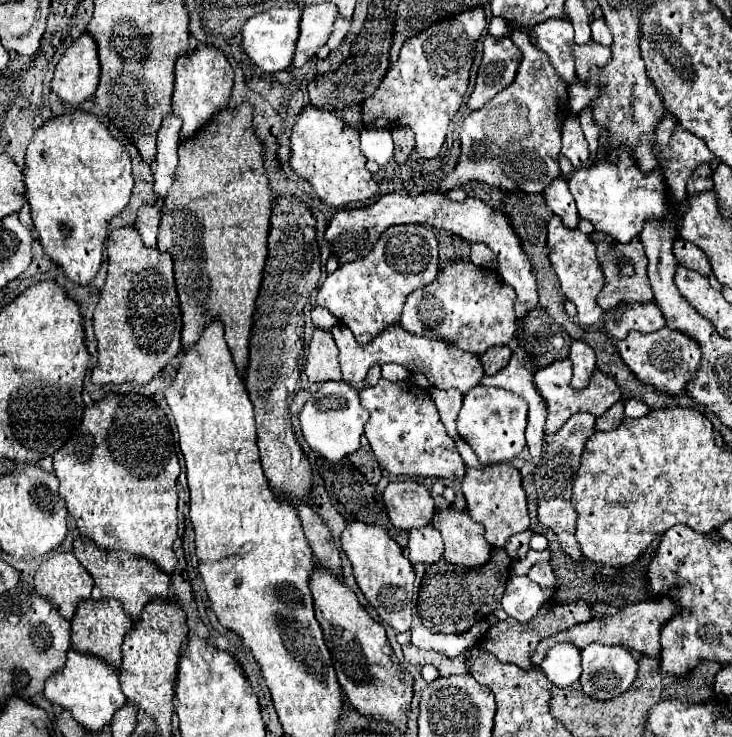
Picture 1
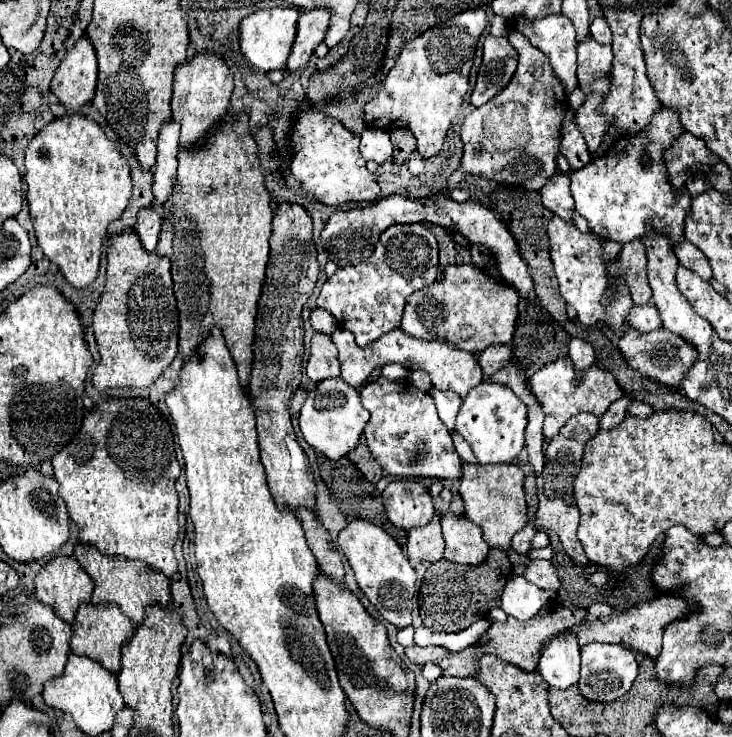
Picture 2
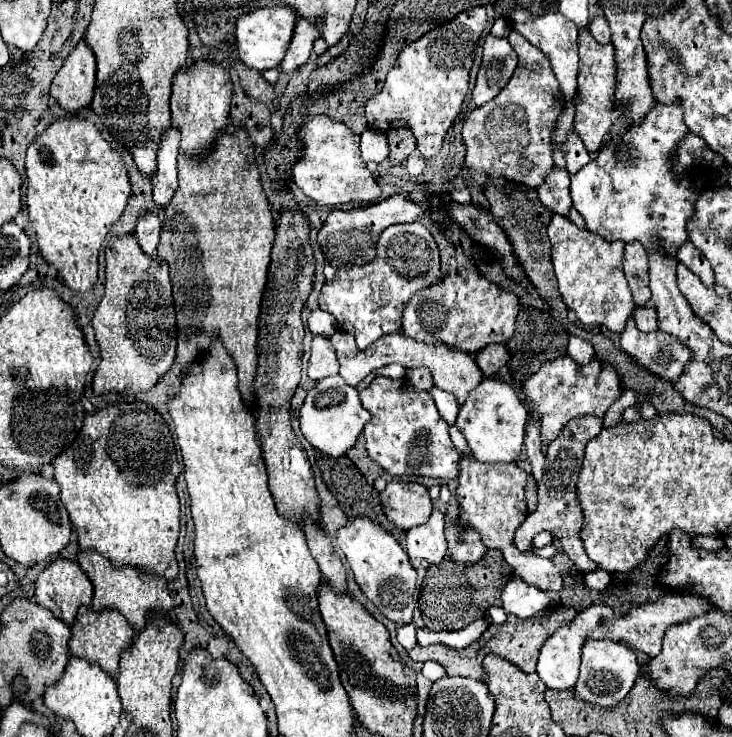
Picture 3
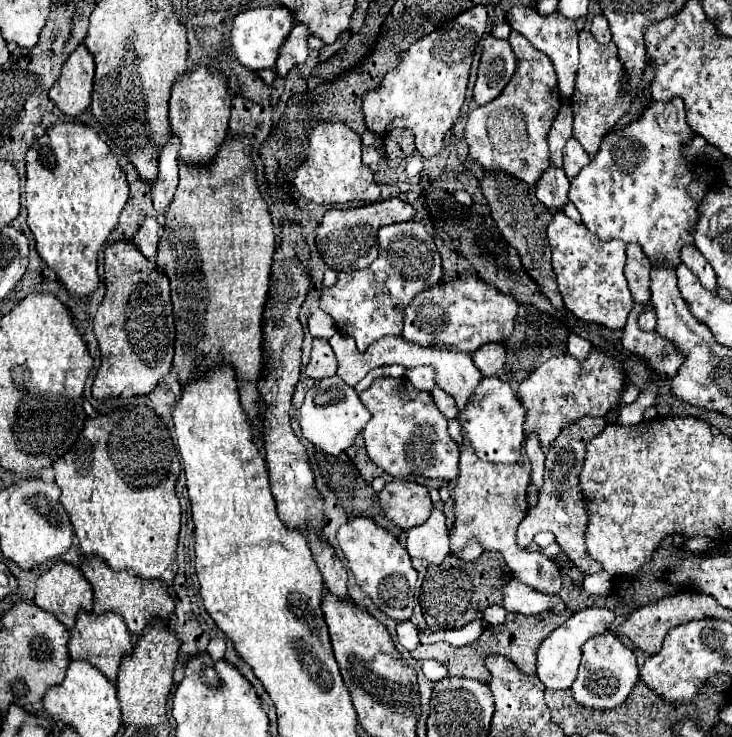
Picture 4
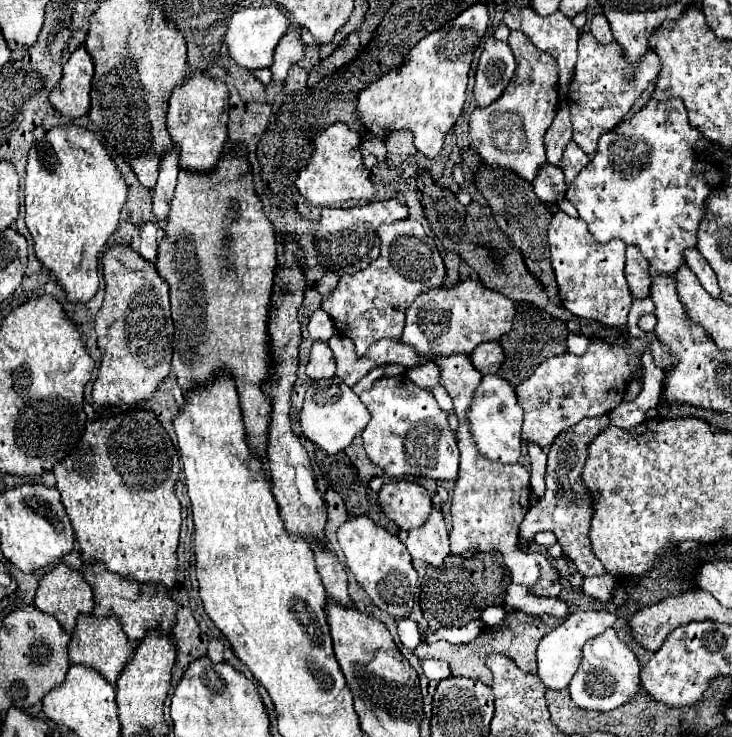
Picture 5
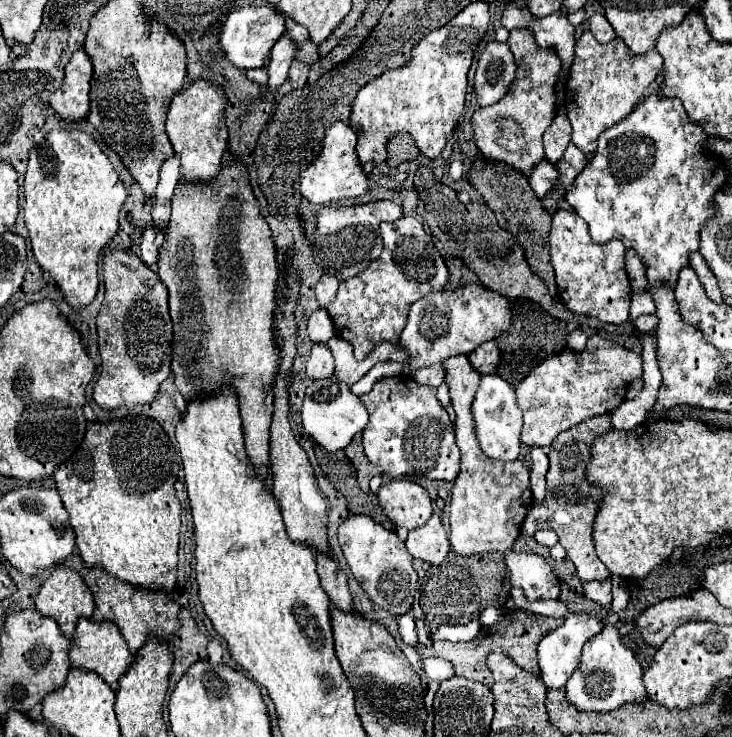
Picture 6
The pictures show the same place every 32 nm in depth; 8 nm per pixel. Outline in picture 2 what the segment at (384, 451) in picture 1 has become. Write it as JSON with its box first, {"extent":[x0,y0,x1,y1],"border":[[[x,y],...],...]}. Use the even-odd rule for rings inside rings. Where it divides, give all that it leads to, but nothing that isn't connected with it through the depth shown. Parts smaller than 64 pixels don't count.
{"extent":[360,378,462,478],"border":[[[378,378],[360,390],[362,406],[370,412],[364,436],[376,462],[390,476],[414,478],[460,478],[462,460],[452,444],[452,436],[438,418],[434,400],[428,392],[418,390],[410,380],[392,382]]]}

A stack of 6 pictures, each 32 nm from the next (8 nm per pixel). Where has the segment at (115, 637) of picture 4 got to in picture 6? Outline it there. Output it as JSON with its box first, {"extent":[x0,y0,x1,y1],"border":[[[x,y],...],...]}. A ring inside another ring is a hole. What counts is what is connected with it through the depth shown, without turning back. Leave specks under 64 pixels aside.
{"extent":[70,618,132,690],"border":[[[80,618],[70,642],[70,664],[74,668],[86,668],[102,676],[112,690],[118,688],[118,678],[126,672],[128,664],[132,664],[132,652],[120,634],[118,626],[114,622],[96,622],[94,618]]]}

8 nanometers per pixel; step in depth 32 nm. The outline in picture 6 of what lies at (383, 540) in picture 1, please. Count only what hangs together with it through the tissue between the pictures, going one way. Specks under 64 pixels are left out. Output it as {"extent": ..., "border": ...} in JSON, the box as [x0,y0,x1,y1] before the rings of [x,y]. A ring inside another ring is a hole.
{"extent":[338,516,418,616],"border":[[[350,516],[338,528],[338,542],[348,562],[348,568],[374,600],[374,604],[378,604],[386,612],[392,612],[392,616],[406,614],[414,600],[418,576],[412,566],[412,556],[408,554],[398,534],[386,530],[368,516]]]}

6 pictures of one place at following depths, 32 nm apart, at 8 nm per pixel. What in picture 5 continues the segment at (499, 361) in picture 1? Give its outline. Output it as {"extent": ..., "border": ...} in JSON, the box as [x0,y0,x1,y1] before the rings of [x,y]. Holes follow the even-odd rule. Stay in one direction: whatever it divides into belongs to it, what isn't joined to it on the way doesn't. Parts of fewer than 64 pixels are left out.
{"extent":[470,342,504,374],"border":[[[484,342],[470,354],[470,358],[480,374],[496,374],[504,362],[504,350],[498,342]]]}

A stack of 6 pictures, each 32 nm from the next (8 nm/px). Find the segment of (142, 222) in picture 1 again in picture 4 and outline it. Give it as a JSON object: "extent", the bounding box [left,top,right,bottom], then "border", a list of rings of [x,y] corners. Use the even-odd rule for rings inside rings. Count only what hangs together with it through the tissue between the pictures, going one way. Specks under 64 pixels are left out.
{"extent":[138,218,160,260],"border":[[[146,218],[140,226],[138,226],[138,248],[140,252],[150,258],[150,260],[156,260],[156,246],[158,246],[158,240],[160,240],[160,220],[158,218]]]}

